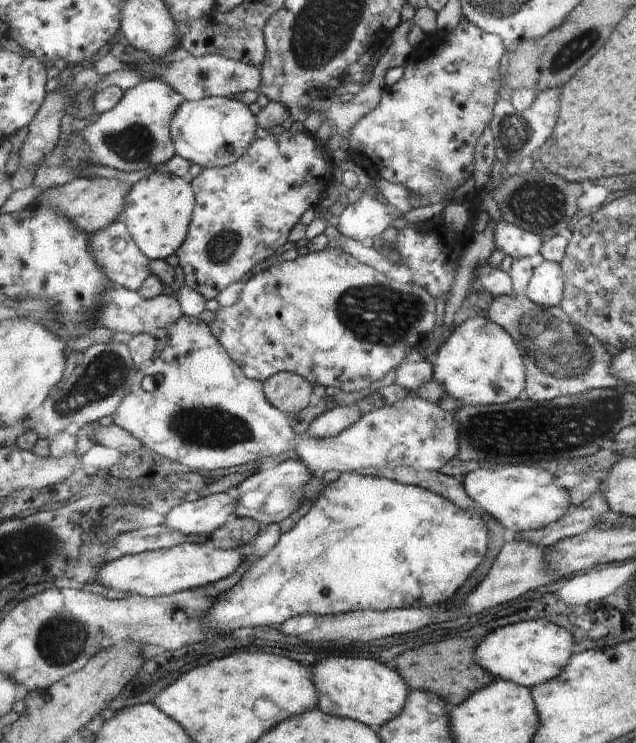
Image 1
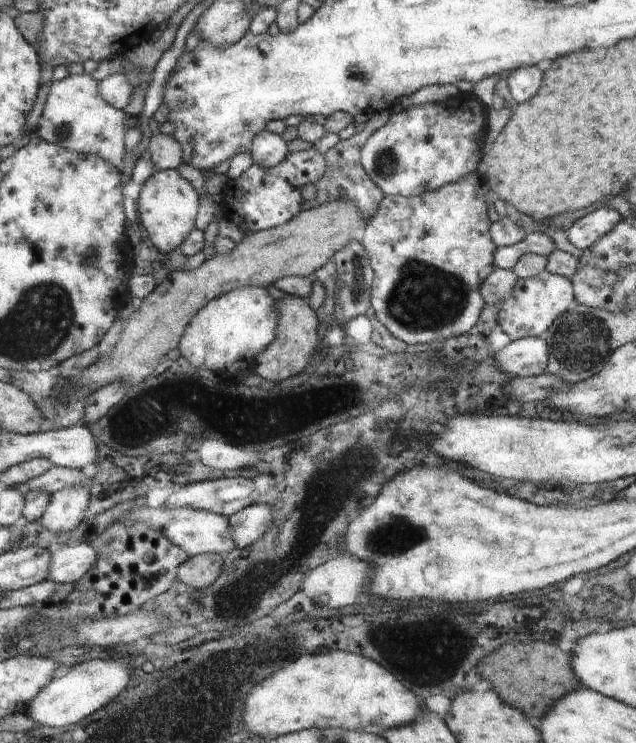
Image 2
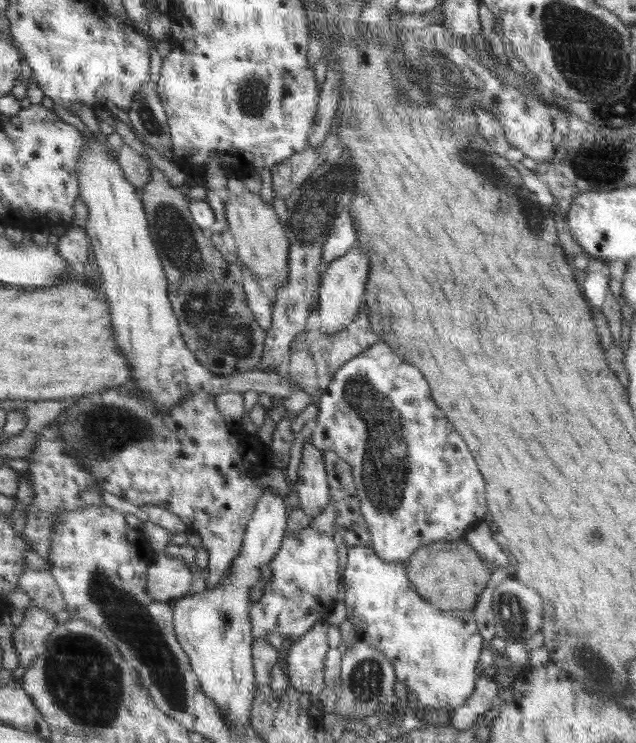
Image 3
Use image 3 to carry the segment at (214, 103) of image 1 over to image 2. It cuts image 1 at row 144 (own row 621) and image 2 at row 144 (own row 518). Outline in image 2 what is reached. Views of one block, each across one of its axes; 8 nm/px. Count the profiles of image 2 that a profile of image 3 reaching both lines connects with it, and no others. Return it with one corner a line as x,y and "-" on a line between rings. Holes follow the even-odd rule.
264,130
255,138
248,153
255,164
270,169
282,165
291,152
282,136

